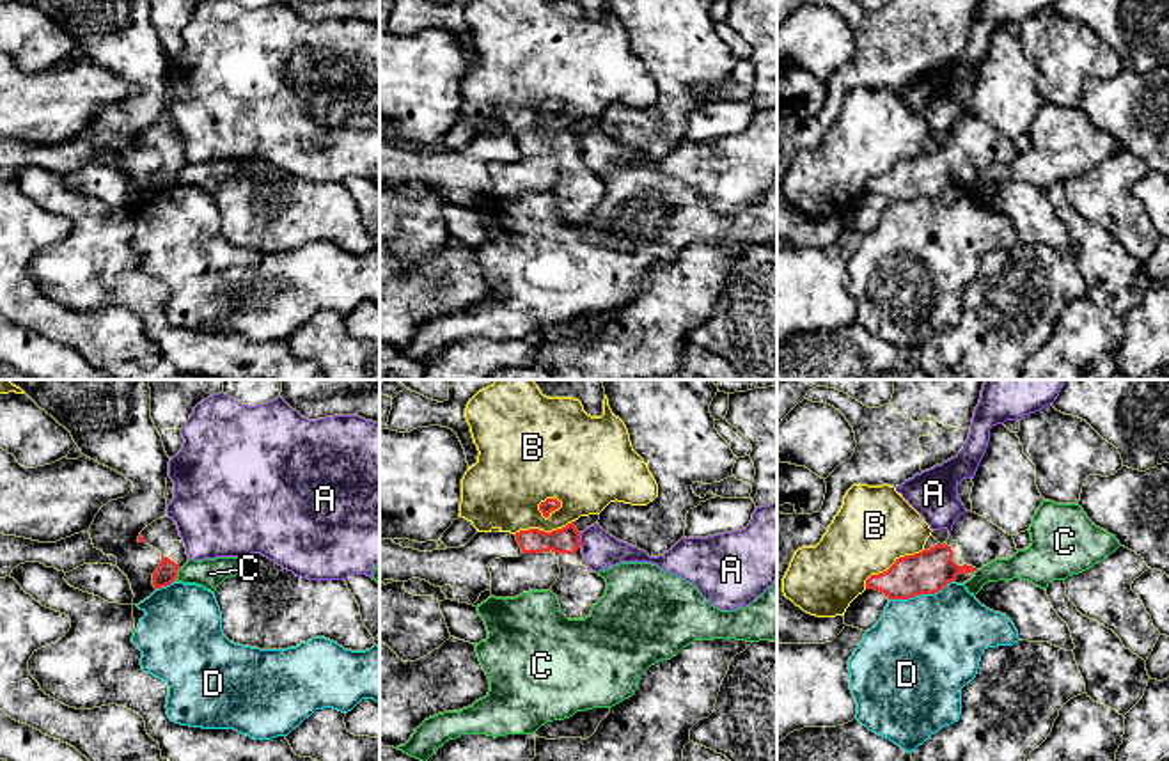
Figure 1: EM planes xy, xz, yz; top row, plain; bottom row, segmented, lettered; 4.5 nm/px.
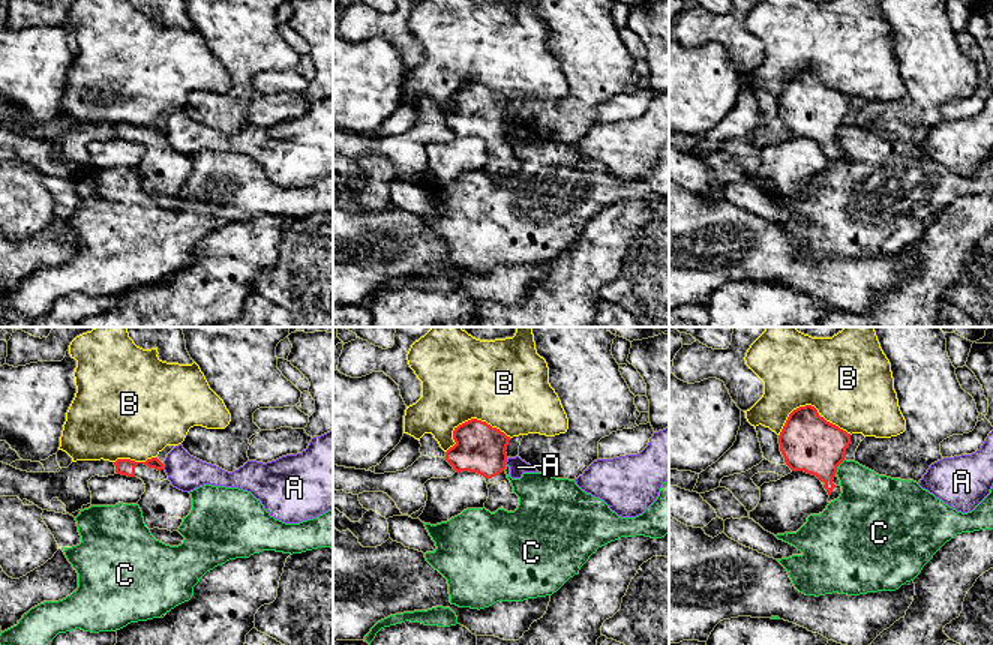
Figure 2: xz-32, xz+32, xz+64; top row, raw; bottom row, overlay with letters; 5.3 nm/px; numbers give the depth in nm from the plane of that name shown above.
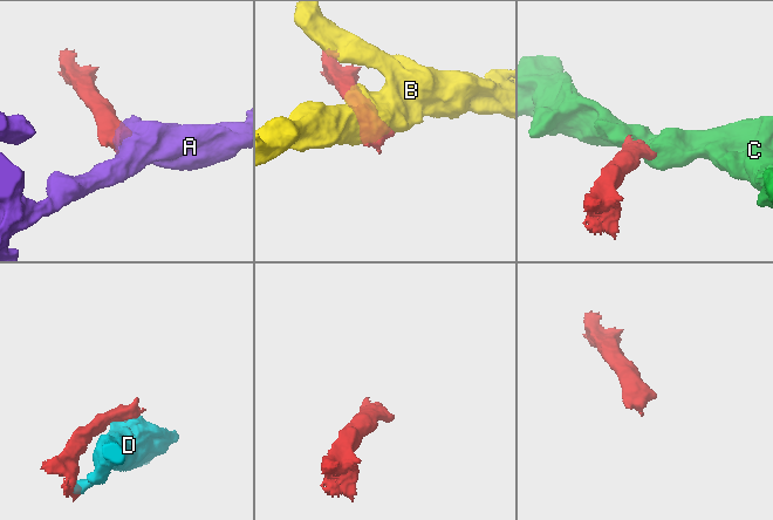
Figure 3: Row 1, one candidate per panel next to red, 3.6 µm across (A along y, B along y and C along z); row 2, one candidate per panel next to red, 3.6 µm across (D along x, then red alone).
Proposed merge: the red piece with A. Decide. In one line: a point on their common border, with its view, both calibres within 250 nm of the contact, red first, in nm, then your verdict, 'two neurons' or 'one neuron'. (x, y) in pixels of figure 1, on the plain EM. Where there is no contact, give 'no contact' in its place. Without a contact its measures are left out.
xz (579, 142) | 120/160 nm | two neurons

